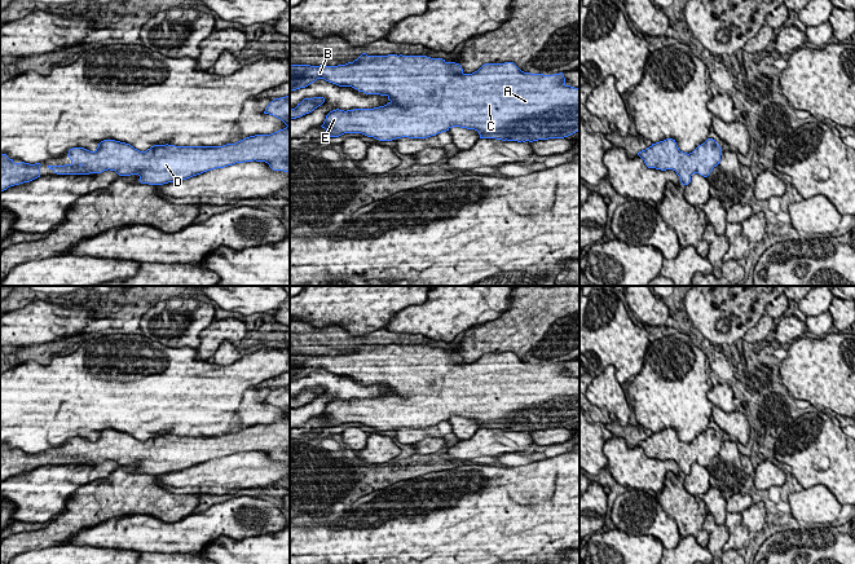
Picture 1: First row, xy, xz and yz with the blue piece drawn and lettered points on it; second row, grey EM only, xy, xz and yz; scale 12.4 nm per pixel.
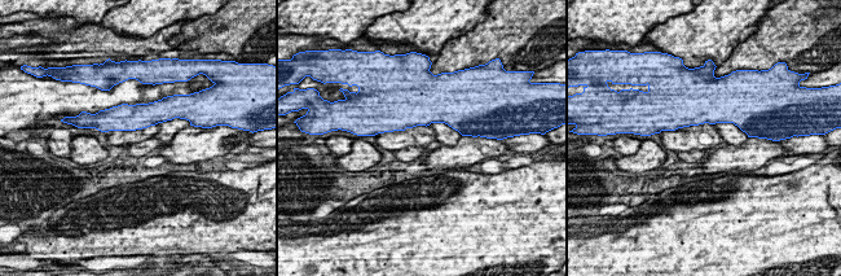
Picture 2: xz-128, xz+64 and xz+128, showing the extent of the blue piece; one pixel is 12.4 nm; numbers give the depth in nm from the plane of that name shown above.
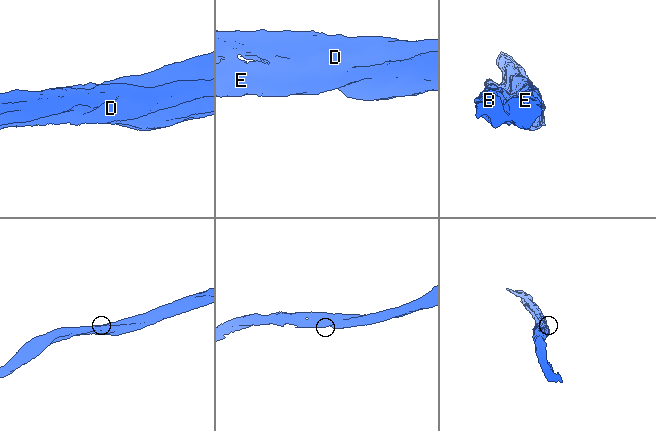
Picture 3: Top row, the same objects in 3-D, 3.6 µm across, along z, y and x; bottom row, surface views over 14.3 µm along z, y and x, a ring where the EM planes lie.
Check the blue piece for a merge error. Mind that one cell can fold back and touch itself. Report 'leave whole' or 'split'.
leave whole

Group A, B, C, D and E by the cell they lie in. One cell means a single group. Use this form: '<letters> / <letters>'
A B C D E

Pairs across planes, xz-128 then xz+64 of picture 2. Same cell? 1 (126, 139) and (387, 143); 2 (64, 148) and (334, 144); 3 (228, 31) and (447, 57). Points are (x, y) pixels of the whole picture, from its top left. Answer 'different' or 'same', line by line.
1: same
2: same
3: same

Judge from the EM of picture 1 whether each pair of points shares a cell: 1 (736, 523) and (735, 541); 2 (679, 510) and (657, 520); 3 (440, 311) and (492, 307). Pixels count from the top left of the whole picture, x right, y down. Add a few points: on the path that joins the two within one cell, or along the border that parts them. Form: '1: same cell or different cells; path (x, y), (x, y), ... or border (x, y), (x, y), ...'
1: same cell; path (736, 527), (736, 537)
2: different cells; border (656, 498), (659, 505), (674, 520), (681, 537)
3: same cell; path (453, 307), (479, 307)

